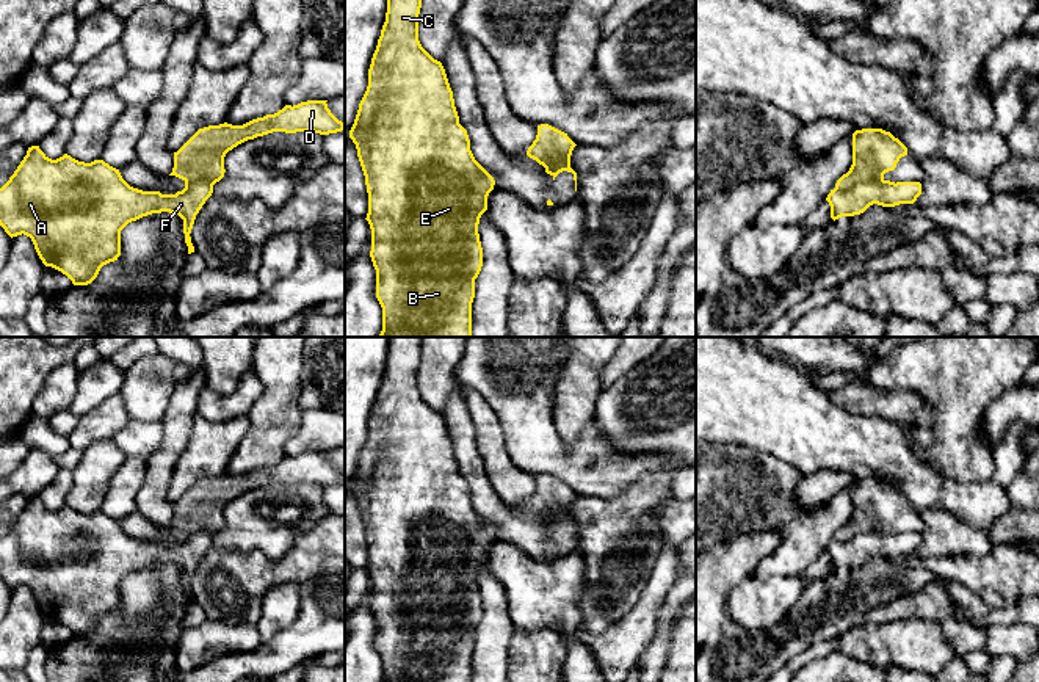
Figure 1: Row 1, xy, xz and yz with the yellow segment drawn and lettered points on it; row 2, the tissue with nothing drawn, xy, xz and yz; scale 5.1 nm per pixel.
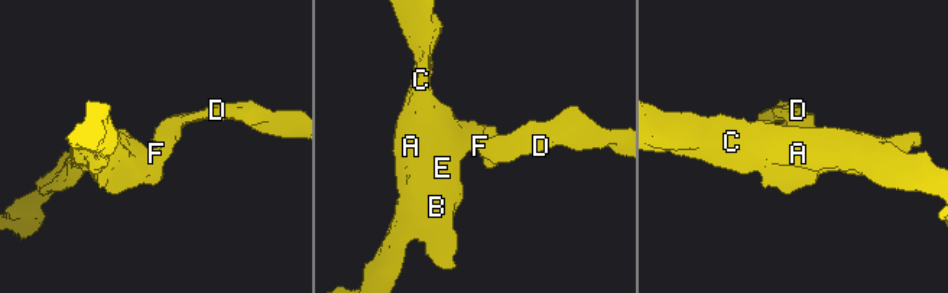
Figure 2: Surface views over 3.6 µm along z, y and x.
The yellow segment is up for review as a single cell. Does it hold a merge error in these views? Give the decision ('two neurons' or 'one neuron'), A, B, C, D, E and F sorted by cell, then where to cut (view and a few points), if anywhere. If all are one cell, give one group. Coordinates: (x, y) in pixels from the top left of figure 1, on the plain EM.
two neurons | A B C E F / D | yz (894, 533), (862, 532), (845, 541), (834, 540)

